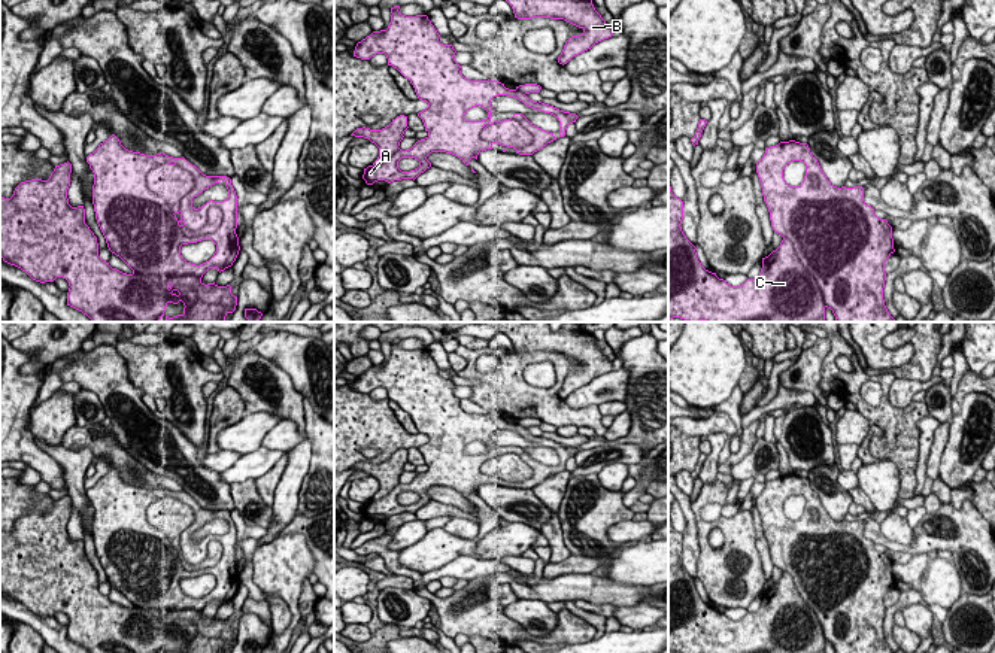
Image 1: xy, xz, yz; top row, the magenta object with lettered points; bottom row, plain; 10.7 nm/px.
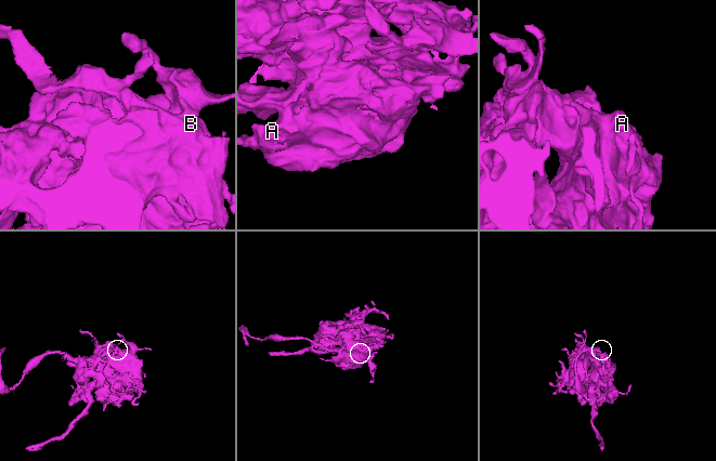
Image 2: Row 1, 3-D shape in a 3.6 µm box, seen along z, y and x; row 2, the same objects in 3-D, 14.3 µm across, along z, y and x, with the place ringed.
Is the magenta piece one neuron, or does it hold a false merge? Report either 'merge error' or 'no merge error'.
merge error

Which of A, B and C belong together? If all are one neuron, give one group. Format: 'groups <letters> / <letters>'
groups A / B C

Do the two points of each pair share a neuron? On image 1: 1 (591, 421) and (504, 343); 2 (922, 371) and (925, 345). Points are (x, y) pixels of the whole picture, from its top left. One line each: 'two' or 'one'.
1: two
2: one

